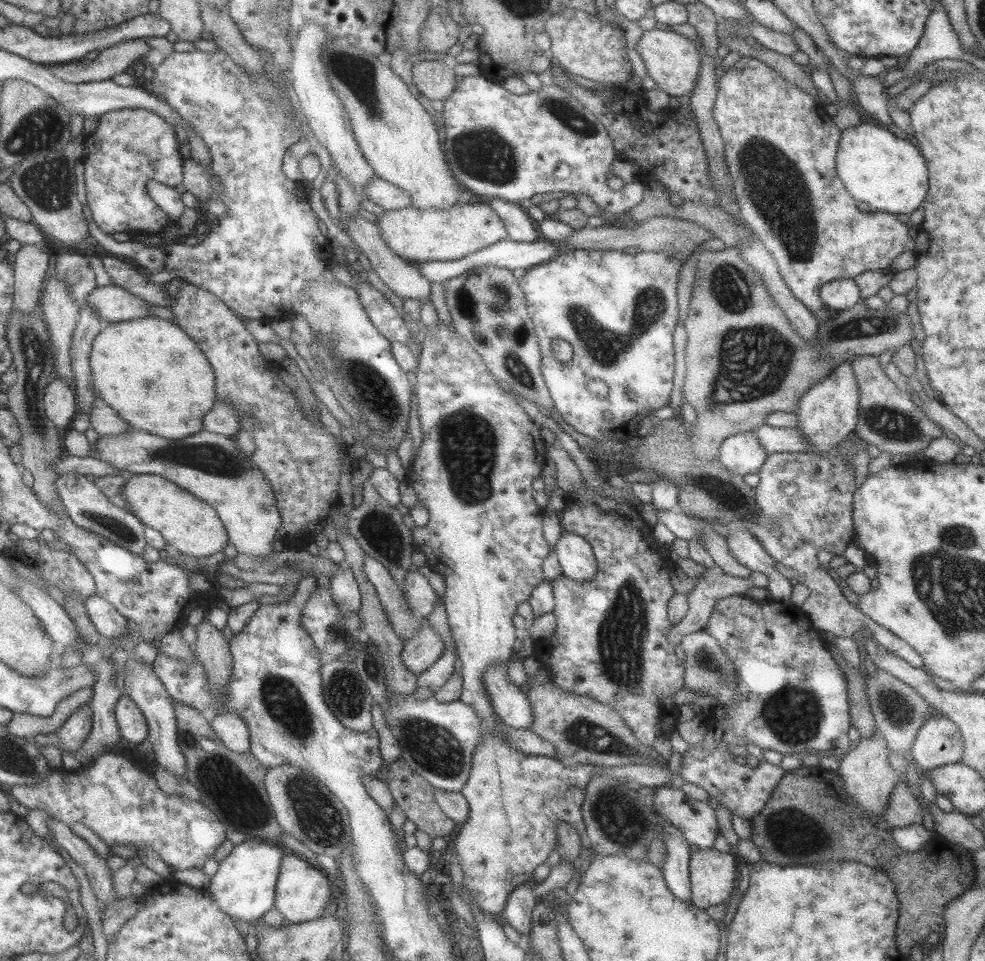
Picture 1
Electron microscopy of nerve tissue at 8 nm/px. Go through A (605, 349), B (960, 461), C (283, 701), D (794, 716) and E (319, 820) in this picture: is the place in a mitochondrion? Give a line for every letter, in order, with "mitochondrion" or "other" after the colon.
A: mitochondrion
B: other
C: mitochondrion
D: mitochondrion
E: mitochondrion

